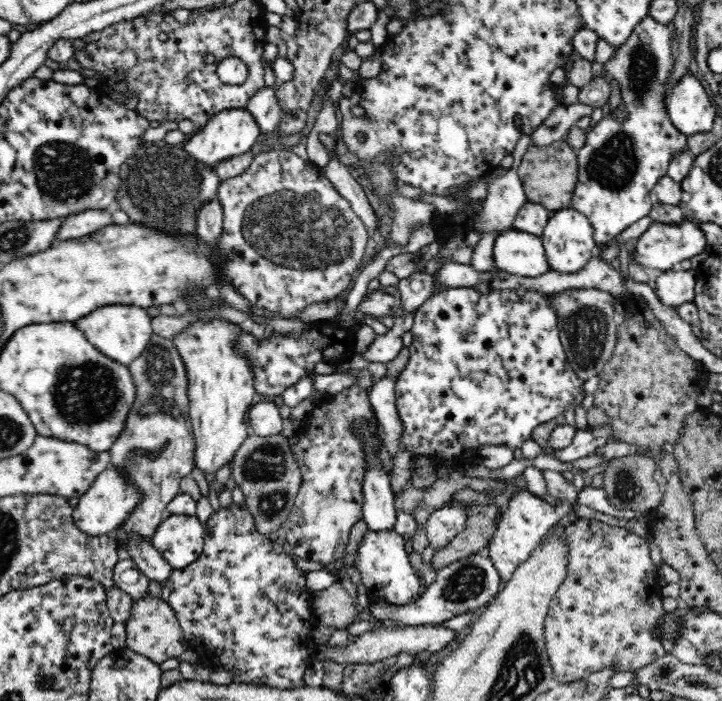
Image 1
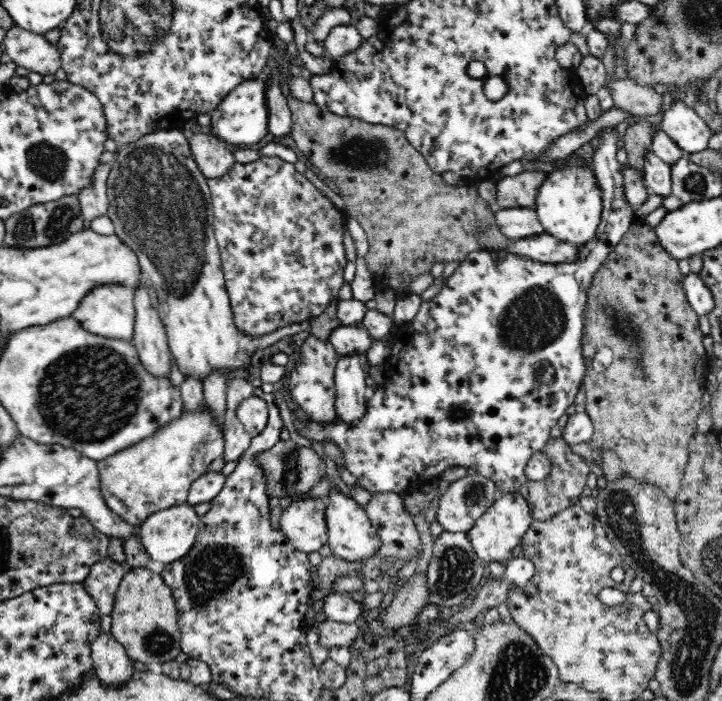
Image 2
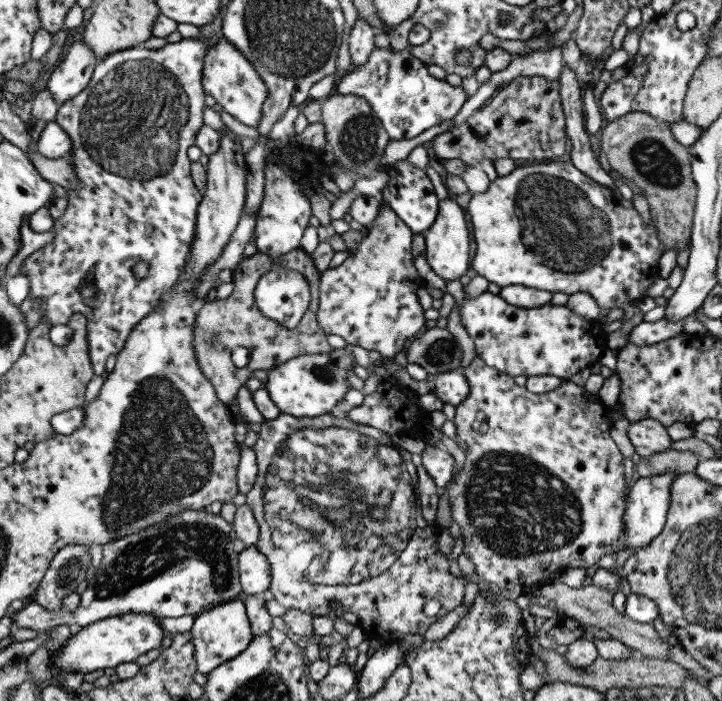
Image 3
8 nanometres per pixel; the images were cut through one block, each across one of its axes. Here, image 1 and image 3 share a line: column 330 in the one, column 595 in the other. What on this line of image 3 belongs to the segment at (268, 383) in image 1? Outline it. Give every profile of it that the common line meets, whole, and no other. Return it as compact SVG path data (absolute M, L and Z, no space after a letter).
M446 280L447 292L455 298L460 309L460 320L469 336L474 340L476 354L488 366L510 376L557 376L559 379L570 379L582 368L591 368L599 362L602 354L609 348L607 334L598 320L585 319L564 306L552 303L542 308L524 309L508 304L499 294L489 291L476 296L466 297L467 294L459 280Z

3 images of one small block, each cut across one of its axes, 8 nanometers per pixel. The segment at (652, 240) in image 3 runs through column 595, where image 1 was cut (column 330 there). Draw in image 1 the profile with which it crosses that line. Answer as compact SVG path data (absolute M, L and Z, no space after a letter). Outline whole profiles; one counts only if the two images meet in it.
M275 148L254 155L251 166L243 174L222 181L217 198L223 216L219 236L223 272L229 284L252 306L278 316L292 317L308 308L308 304L322 304L347 291L352 274L364 260L368 246L367 226L352 210L348 199L334 188L324 170L287 148Z

